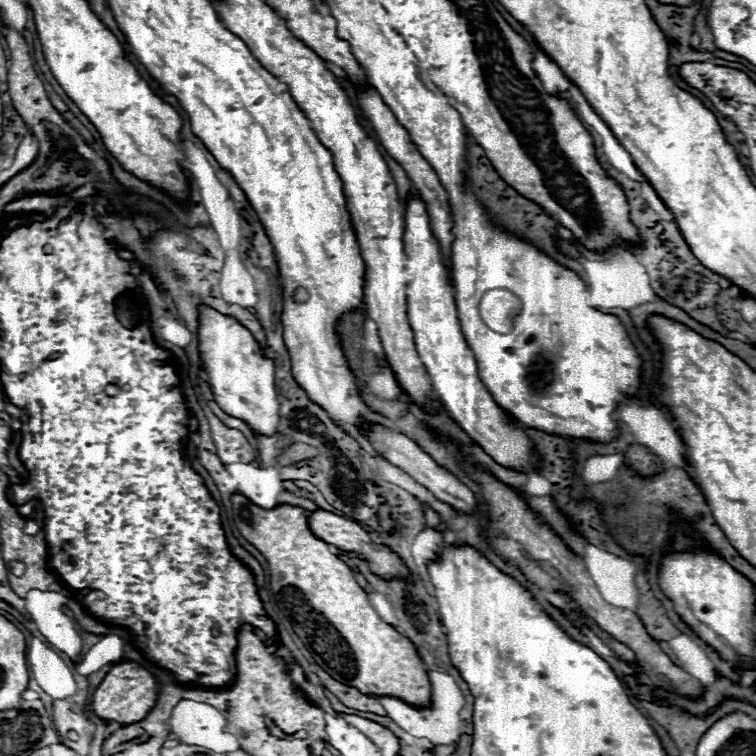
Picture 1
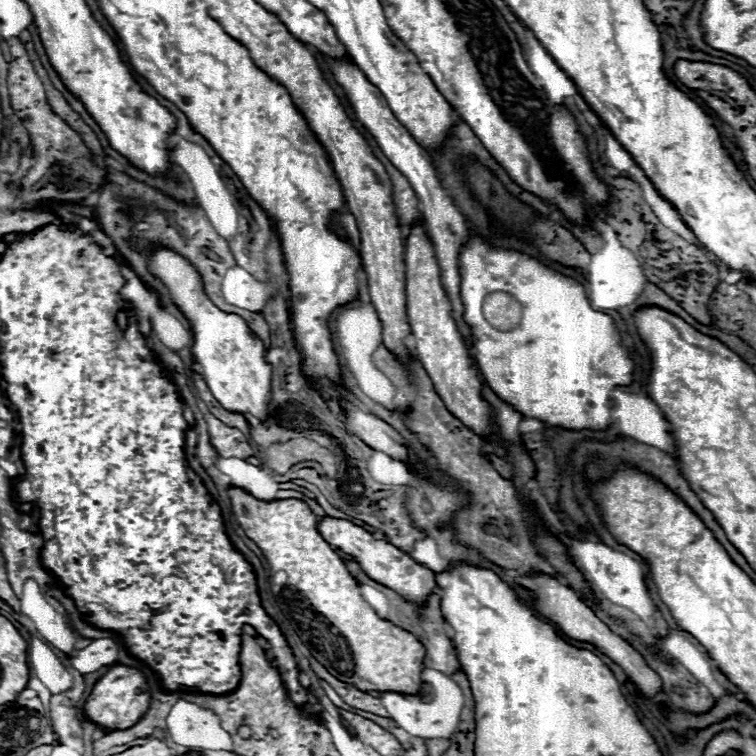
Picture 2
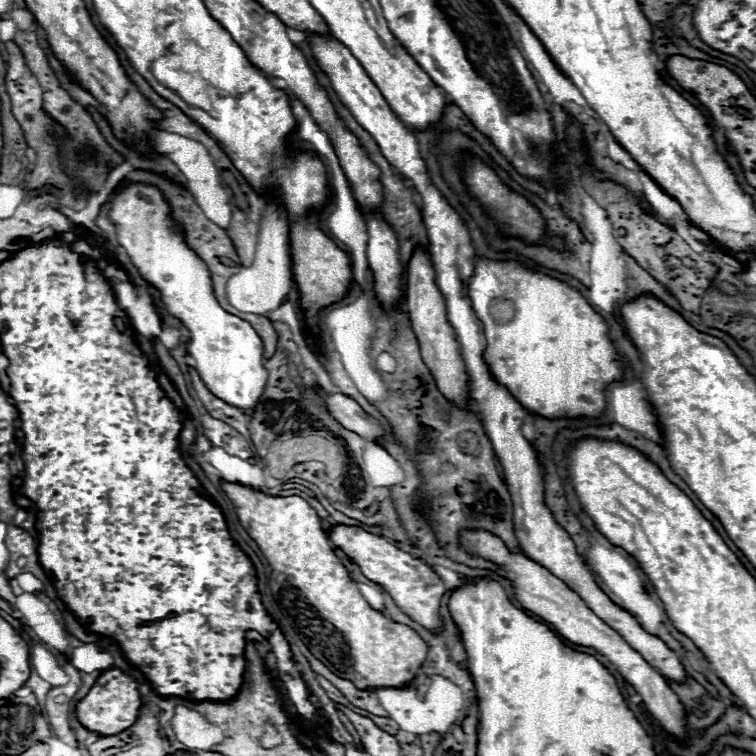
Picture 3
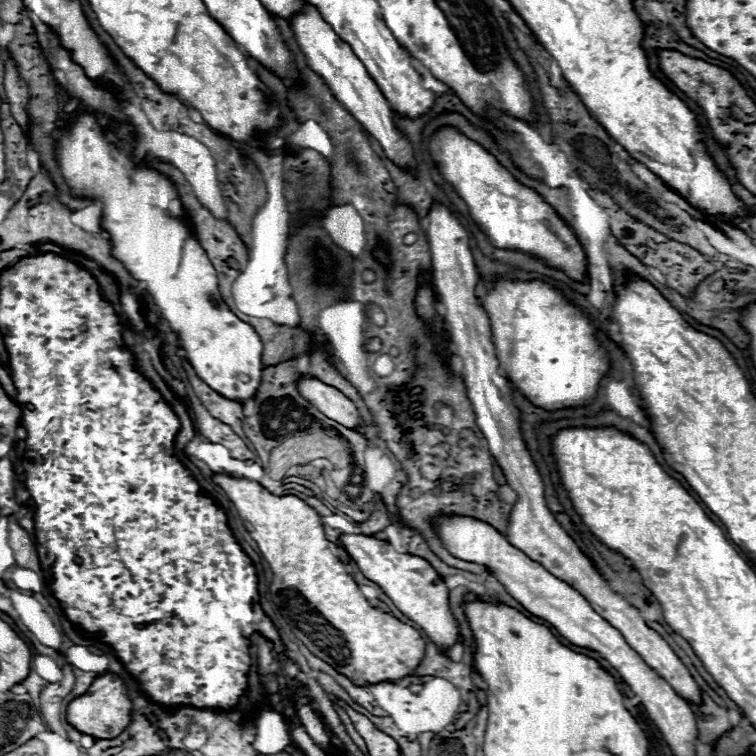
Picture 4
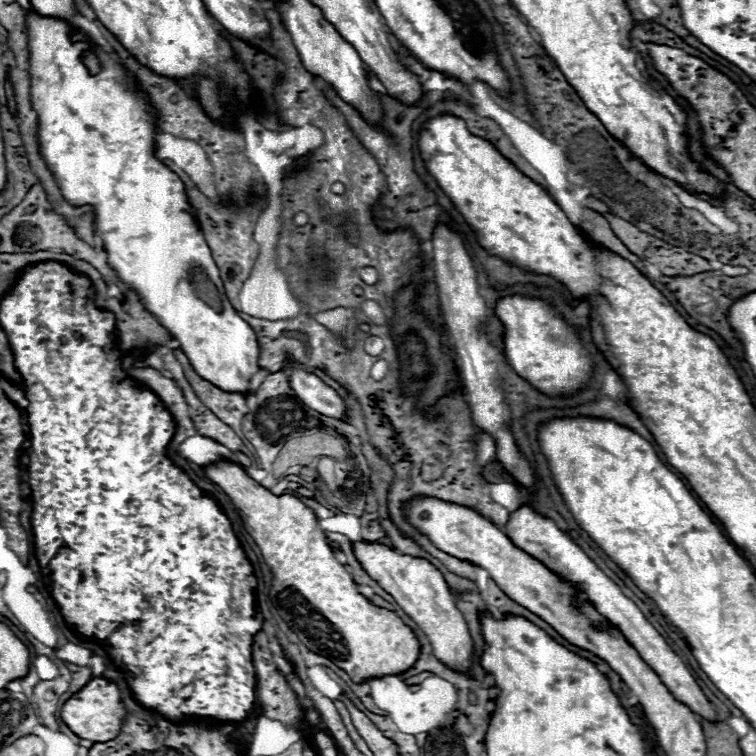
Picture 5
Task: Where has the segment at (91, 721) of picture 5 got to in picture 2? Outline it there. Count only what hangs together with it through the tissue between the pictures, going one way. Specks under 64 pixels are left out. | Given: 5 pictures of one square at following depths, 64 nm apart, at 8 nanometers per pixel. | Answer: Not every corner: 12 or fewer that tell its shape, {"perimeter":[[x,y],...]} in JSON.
{"perimeter":[[116,664],[92,688],[84,714],[126,730],[150,706],[148,682]]}

